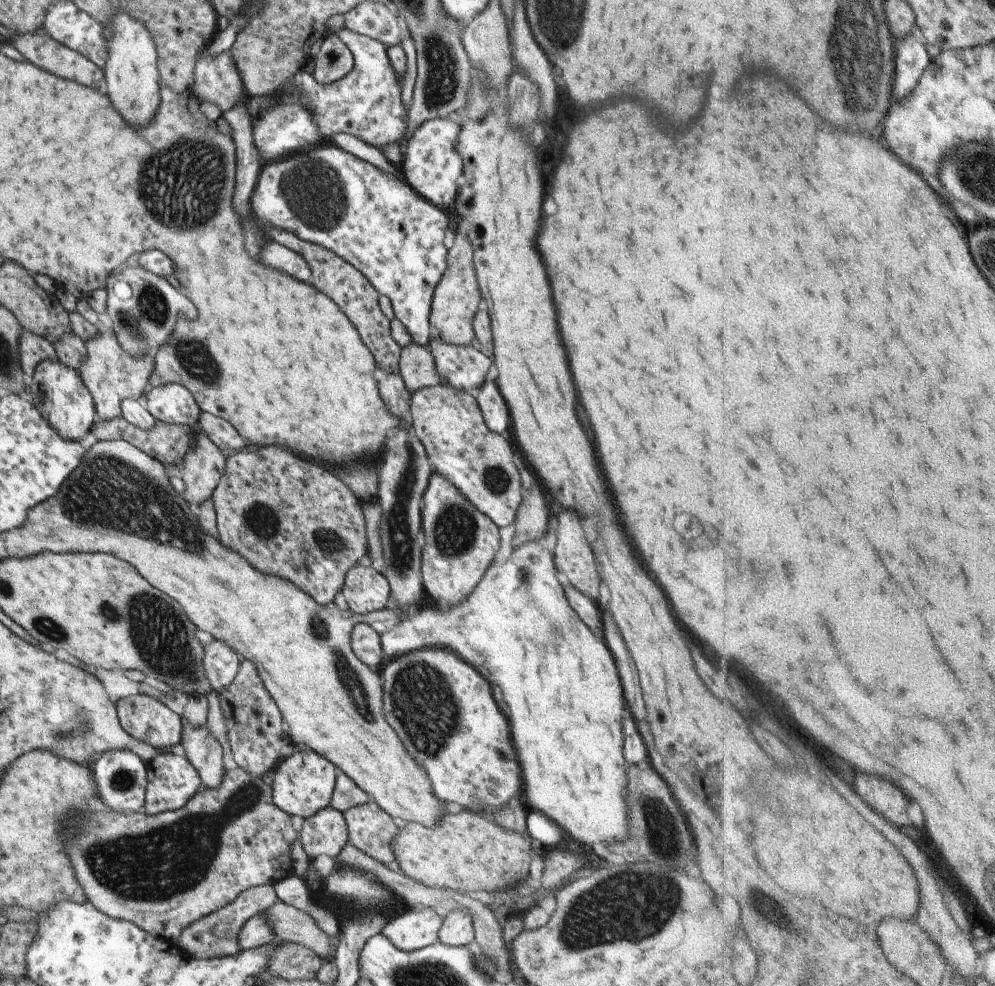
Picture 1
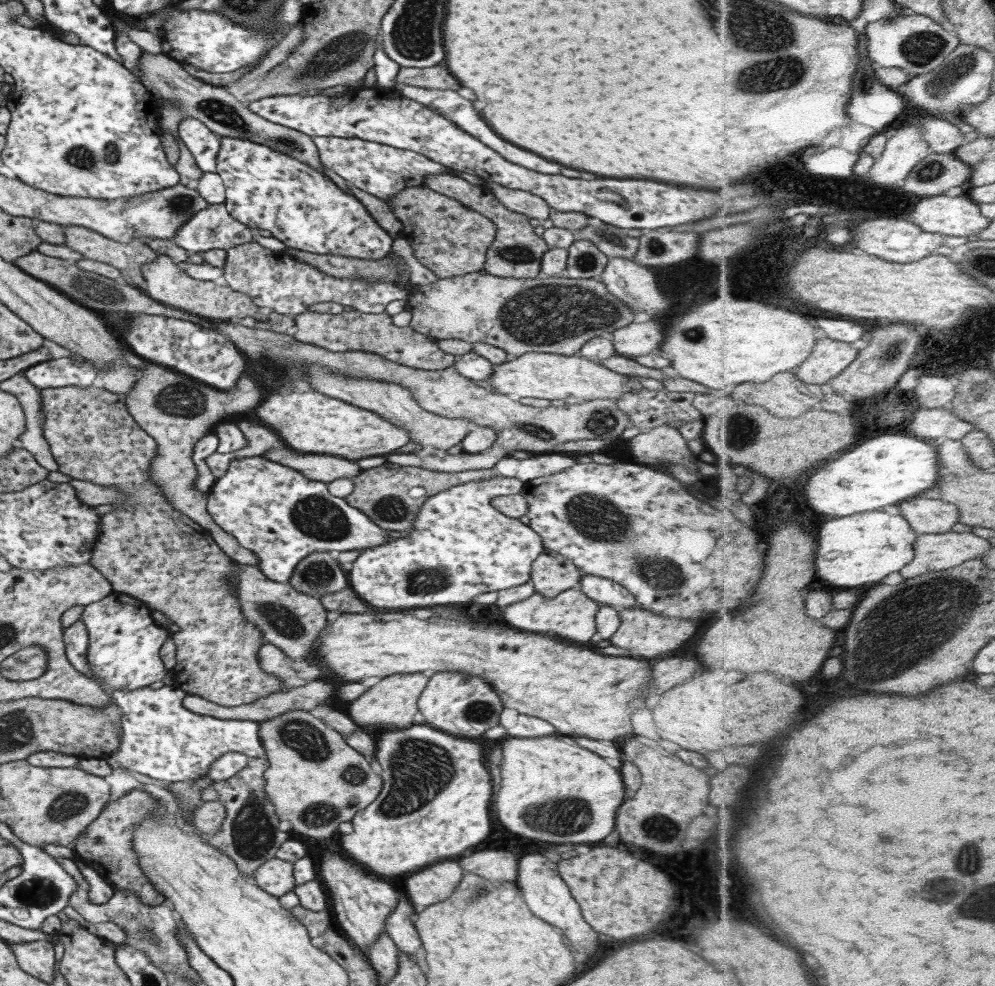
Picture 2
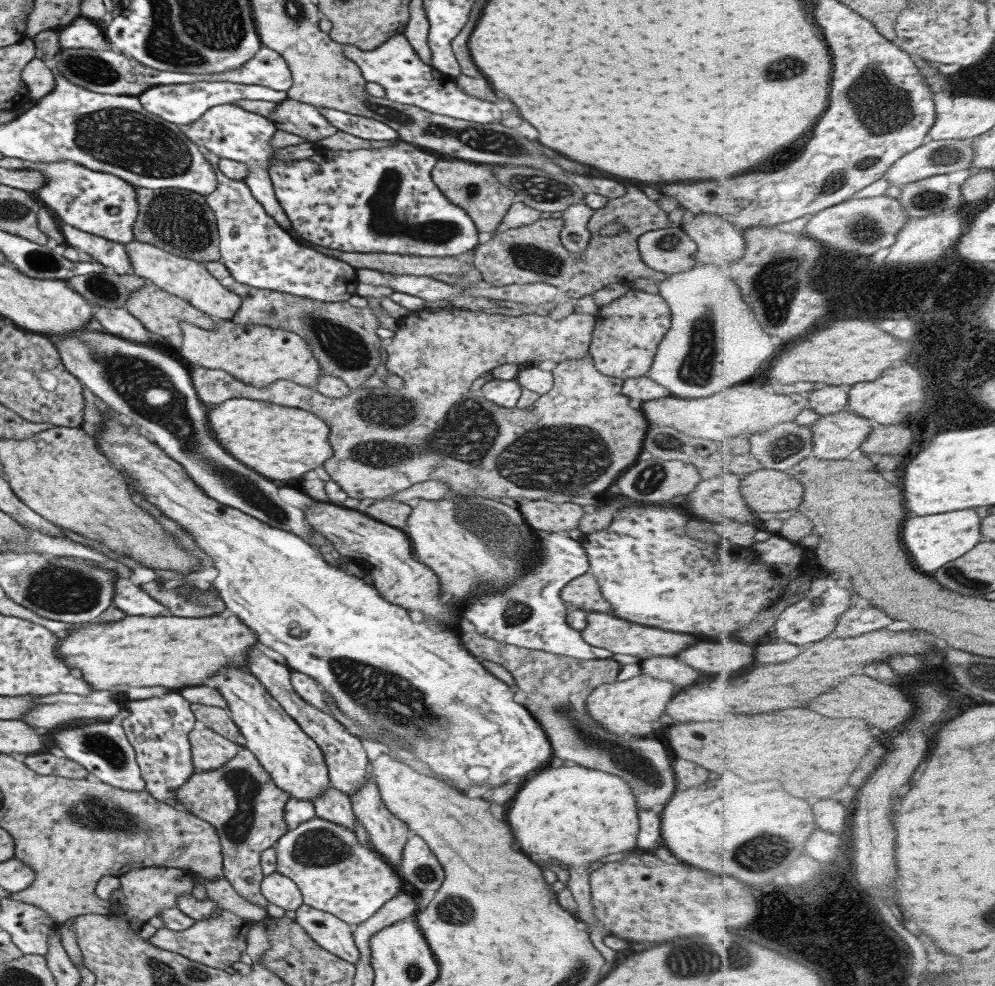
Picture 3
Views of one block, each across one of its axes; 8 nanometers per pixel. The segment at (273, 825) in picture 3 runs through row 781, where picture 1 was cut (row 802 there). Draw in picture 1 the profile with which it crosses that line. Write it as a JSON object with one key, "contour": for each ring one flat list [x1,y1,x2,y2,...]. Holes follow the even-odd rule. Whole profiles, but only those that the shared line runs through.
{"contour":[[236,767,223,772,221,784,217,788,201,787,181,808,149,815,137,811,118,813,107,808,89,807,85,808,81,814,73,816,73,820,79,822,77,828,71,830,67,826,69,822,63,820,63,828,59,830,59,836,63,836,63,852,67,852,67,858,71,860,71,866,75,870,75,878,77,878,77,882,79,882,79,886,83,890,87,901,99,912,109,916,109,918,113,918,113,920,131,922,137,928,141,928,143,932,173,943,177,940,177,936,179,936,179,932,183,928,189,926,191,922,195,922,195,920,199,920,199,918,203,918,203,916,207,916,207,914,227,906,246,888,269,885,281,880,281,878,285,878,288,874,293,875,293,864,291,864,289,852,291,852,291,842,298,840,299,834,292,829,289,818,290,816,286,812,283,812,283,810,273,804,273,800,271,800,271,786,264,784,260,777,256,777]]}

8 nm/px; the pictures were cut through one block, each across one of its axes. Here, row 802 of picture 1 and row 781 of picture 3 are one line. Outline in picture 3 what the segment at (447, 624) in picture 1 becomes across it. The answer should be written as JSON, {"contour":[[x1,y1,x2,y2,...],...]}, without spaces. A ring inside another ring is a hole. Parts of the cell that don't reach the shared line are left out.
{"contour":[[561,766,539,772,514,796,505,818,519,848,533,854,545,852,549,858,565,864,572,878,566,887,577,902,575,916,583,922,592,922,595,918,588,887,589,862,607,854,624,853,636,846,639,806,631,788,627,788,621,778,607,772,581,766],[587,850,593,850,591,858,587,858]]}

